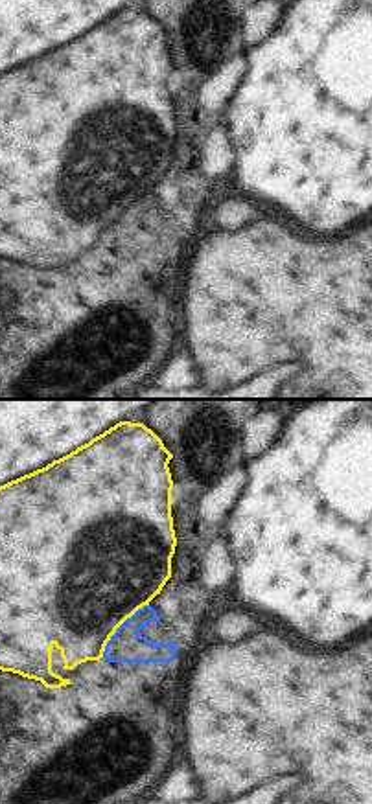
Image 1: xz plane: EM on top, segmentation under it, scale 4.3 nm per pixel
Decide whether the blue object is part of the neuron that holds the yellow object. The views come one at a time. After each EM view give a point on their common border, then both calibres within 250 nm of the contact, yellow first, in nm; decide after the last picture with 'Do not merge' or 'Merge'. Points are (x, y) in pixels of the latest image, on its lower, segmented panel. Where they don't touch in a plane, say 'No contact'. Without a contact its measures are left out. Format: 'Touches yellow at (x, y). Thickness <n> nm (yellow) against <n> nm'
Touches yellow at (118, 626). Thickness 500 nm (yellow) against 150 nm.

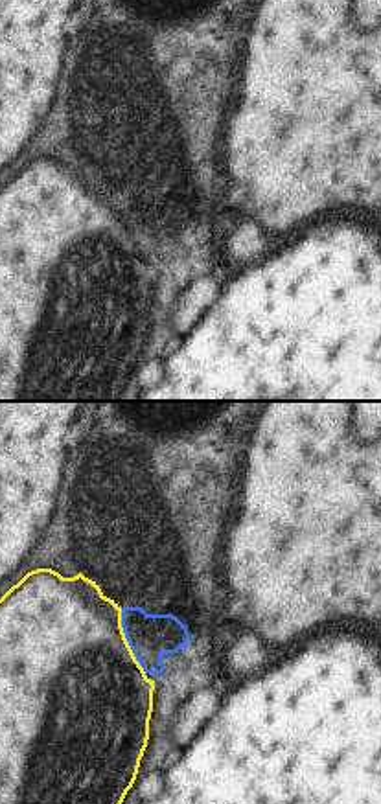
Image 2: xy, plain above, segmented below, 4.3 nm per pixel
Touches yellow at (126, 641). Thickness 500 nm (yellow) against 190 nm.

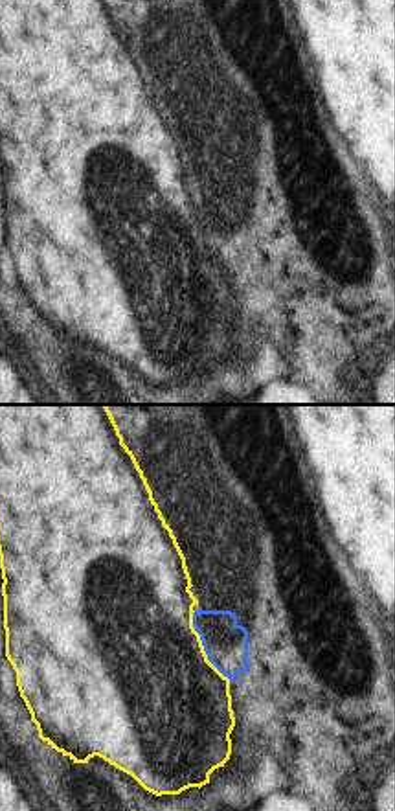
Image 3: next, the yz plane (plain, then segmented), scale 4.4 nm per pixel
Touches yellow at (203, 646). Thickness 500 nm (yellow) against 190 nm.

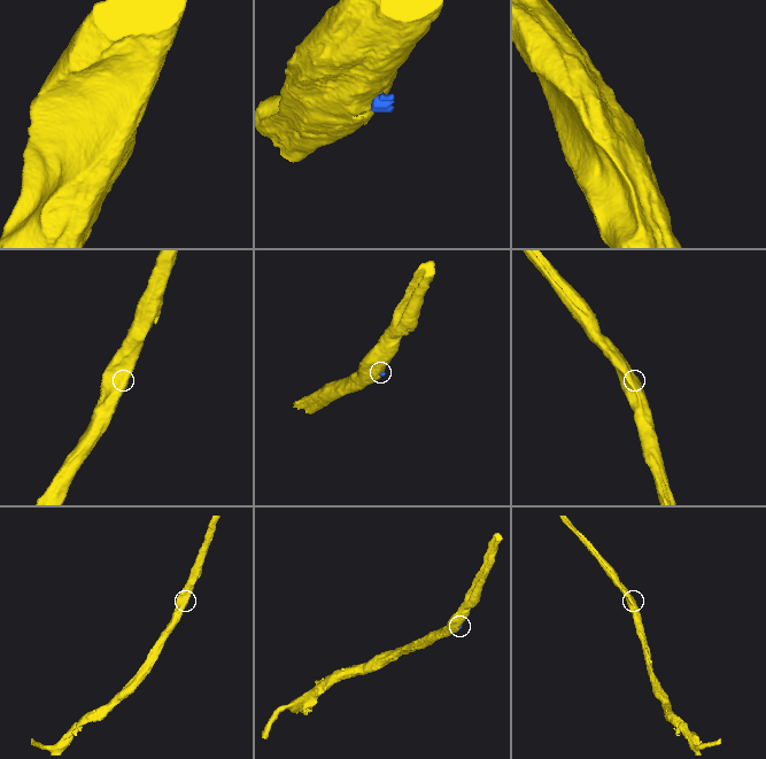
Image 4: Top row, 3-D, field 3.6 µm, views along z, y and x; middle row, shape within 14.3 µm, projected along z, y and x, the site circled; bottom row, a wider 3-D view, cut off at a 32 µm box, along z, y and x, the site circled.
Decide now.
Merge.

